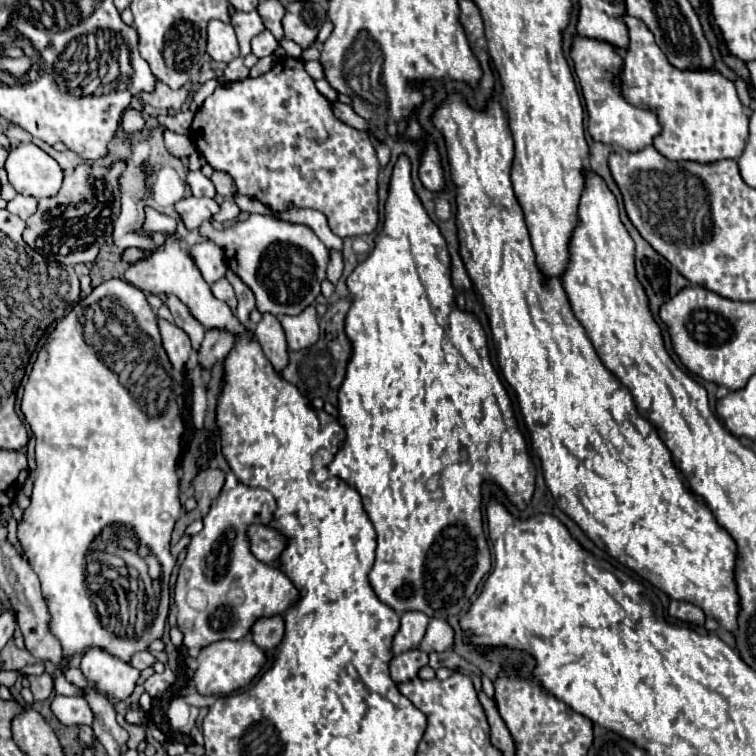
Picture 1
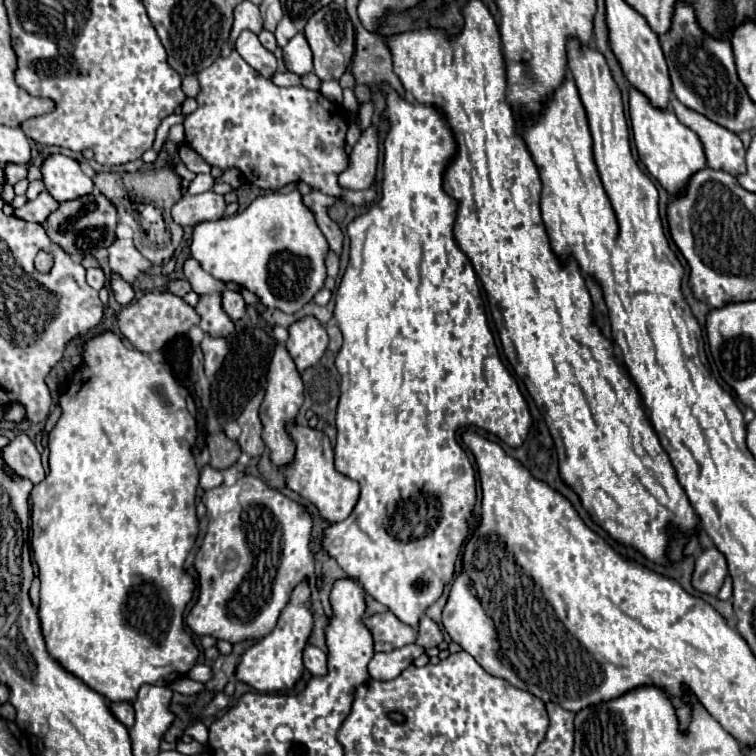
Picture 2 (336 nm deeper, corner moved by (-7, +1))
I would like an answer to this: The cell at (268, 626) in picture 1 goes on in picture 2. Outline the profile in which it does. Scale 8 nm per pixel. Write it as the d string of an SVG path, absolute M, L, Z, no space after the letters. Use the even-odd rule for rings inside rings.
M308 646L308 648L304 650L304 666L306 666L306 670L308 670L310 674L314 674L314 676L324 676L324 674L328 672L326 662L328 662L328 658L326 658L326 654L324 654L320 648Z

